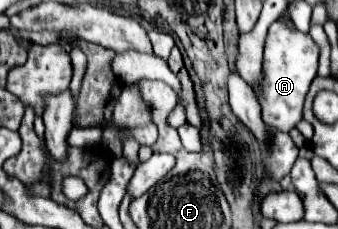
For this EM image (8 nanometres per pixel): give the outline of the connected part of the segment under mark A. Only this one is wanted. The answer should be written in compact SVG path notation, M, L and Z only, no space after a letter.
M283 18L275 20L269 26L263 58L263 86L259 96L265 124L275 126L283 132L289 132L297 126L297 122L303 118L305 94L317 74L317 60L319 46L313 42L311 34L299 32L297 28L289 28Z

